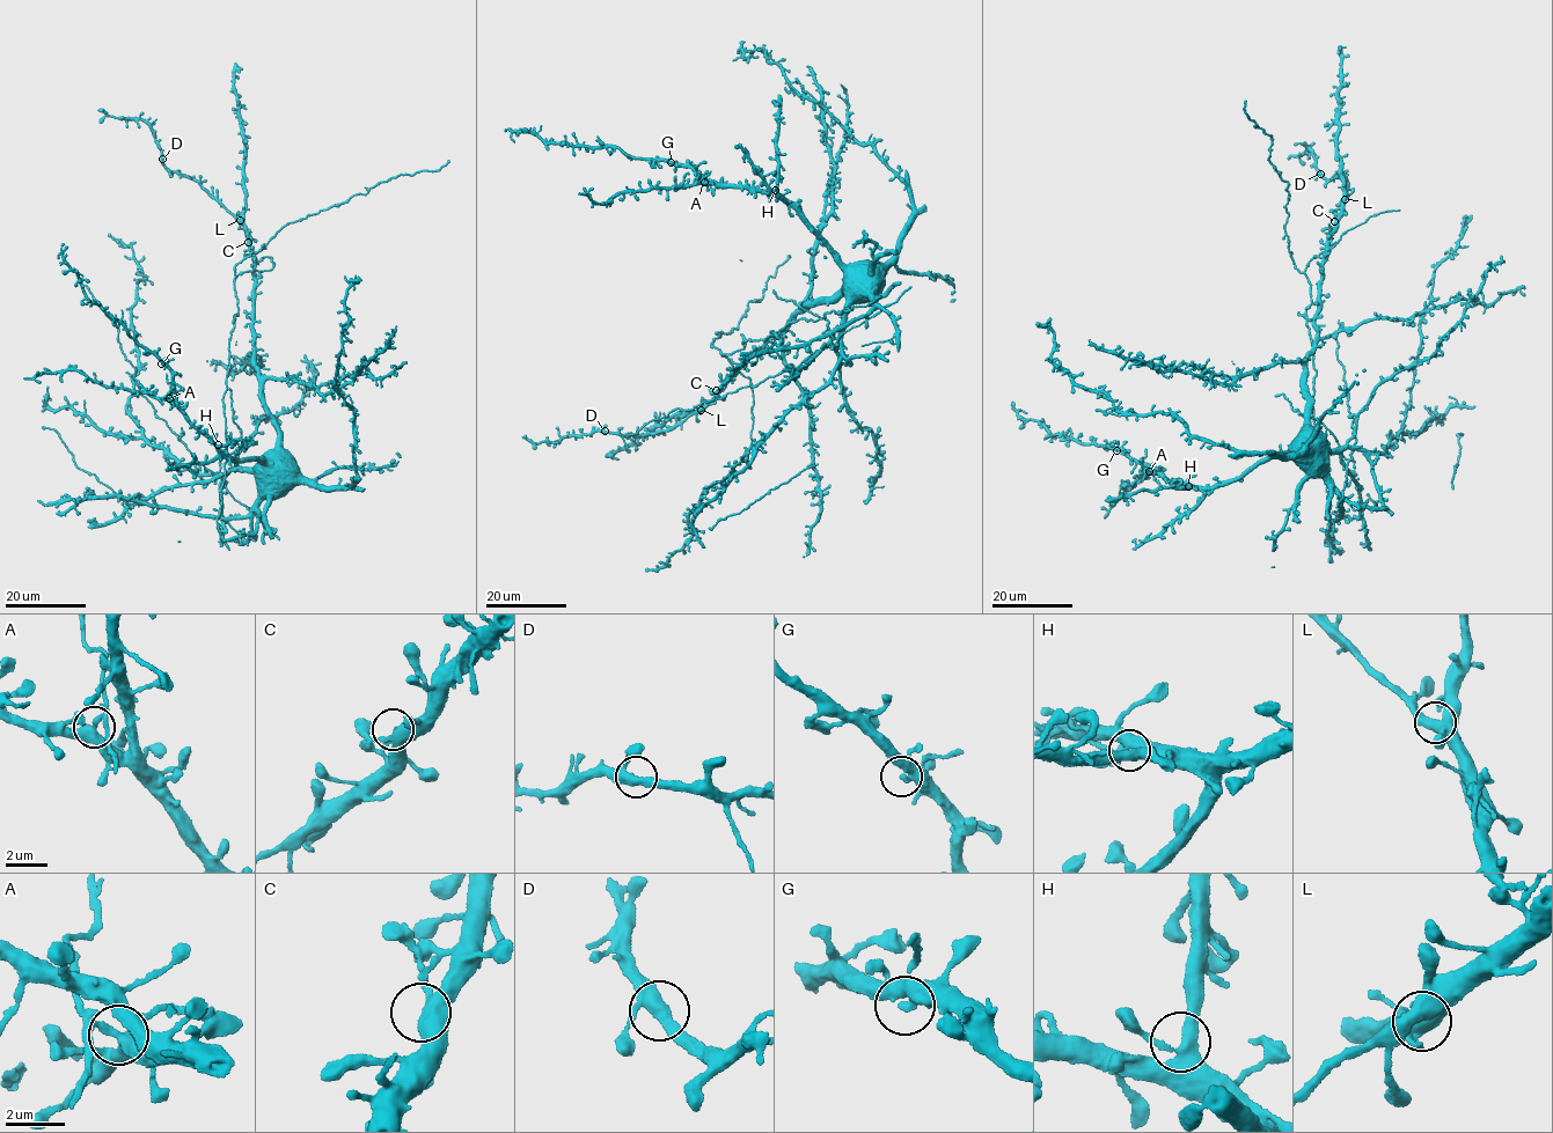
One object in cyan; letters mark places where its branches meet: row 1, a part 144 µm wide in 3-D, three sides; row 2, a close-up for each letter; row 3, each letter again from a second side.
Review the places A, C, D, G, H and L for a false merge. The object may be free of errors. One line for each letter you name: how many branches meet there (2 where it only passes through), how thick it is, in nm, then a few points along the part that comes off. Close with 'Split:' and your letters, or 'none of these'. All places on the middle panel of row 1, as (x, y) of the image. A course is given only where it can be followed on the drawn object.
A: branches 3; calibre 400 nm; course (703, 182), (696, 179), (687, 186)
Split: A

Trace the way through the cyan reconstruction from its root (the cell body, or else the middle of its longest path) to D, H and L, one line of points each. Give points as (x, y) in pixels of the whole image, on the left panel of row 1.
D: (279, 461), (278, 427), (266, 405), (255, 360), (255, 257), (247, 230), (198, 182), (168, 170), (163, 160)
H: (279, 461), (226, 457), (218, 444)
L: (279, 461), (278, 427), (266, 405), (255, 360), (254, 254), (247, 227), (240, 220)

